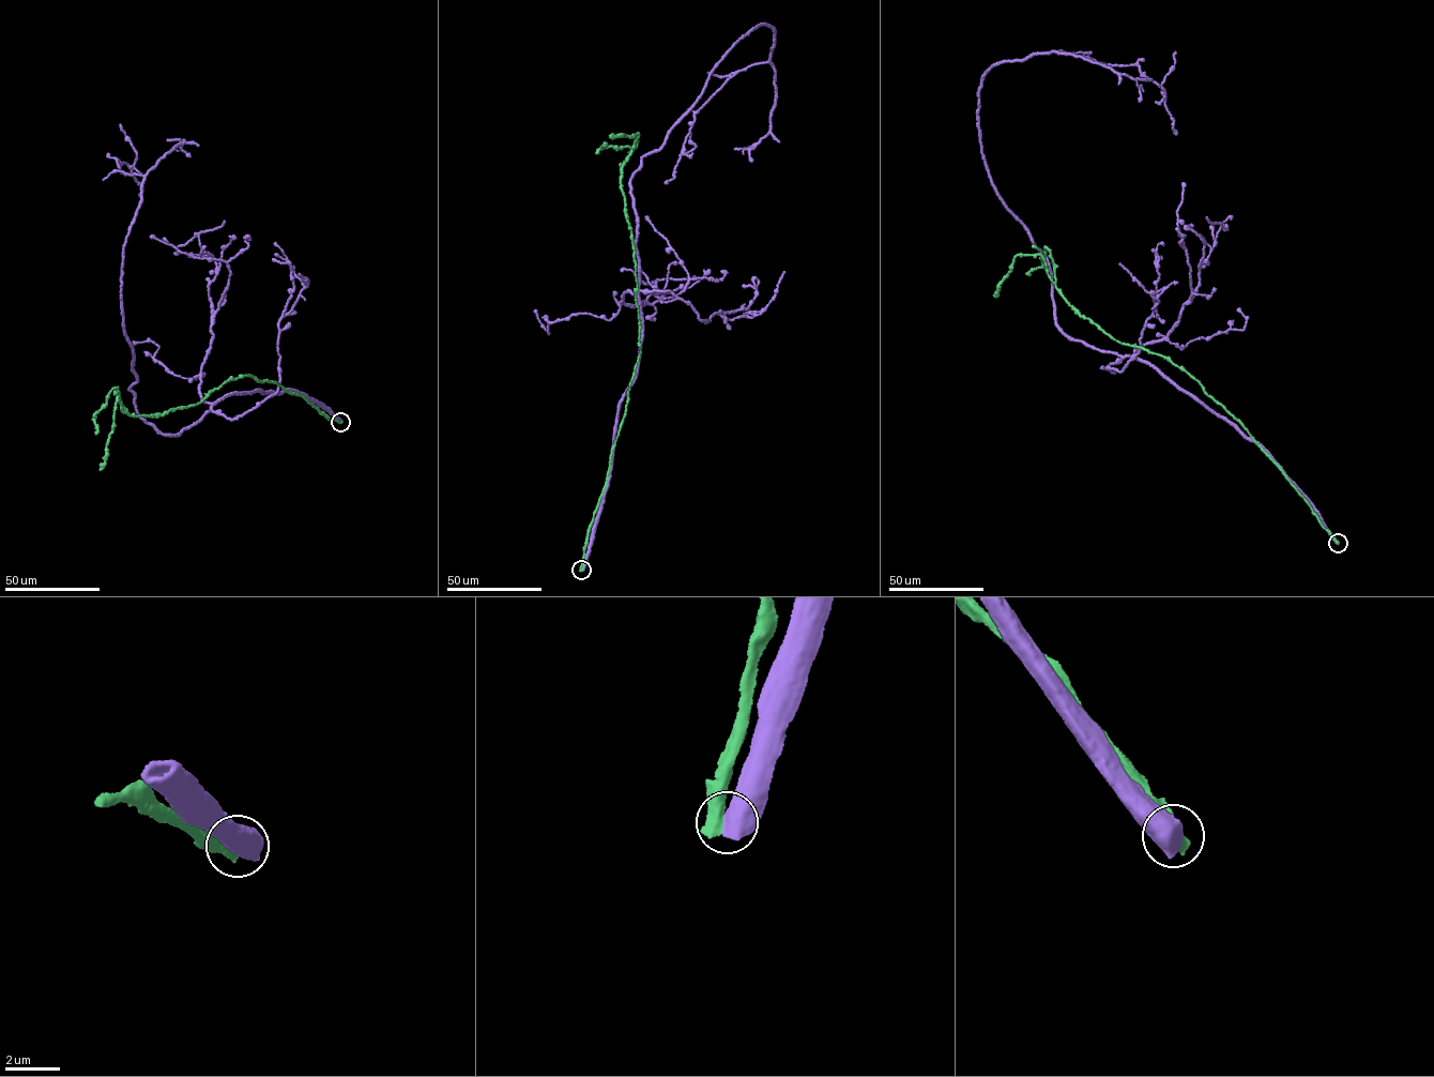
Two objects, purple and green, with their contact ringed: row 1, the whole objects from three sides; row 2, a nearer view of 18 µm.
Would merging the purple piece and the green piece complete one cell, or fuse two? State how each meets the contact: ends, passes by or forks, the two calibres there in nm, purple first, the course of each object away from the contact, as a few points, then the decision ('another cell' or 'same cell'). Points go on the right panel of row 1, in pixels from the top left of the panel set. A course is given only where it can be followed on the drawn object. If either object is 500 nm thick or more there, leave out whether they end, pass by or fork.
calibres 700 and 550 nm; course purple (1338, 543), (1233, 425), (1059, 331), (987, 169), (994, 64), (1059, 50), (1164, 96), (1175, 52); course green (1338, 543), (1198, 381), (1080, 316), (1040, 255), (1015, 257), (994, 296); another cell

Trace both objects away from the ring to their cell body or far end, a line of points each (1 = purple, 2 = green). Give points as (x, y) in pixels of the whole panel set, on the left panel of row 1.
1: (340, 422), (286, 391), (226, 396), (177, 436), (137, 412), (121, 267), (145, 179), (120, 171), (120, 124)
2: (340, 422), (303, 396), (252, 376), (228, 380), (195, 405), (155, 416), (125, 412), (118, 396), (100, 470)

